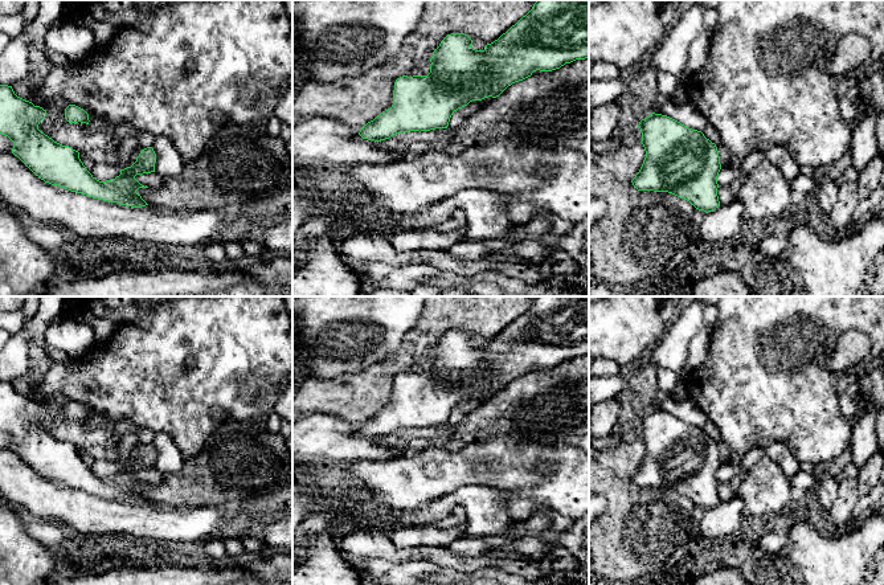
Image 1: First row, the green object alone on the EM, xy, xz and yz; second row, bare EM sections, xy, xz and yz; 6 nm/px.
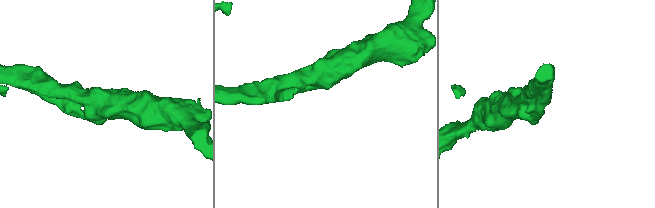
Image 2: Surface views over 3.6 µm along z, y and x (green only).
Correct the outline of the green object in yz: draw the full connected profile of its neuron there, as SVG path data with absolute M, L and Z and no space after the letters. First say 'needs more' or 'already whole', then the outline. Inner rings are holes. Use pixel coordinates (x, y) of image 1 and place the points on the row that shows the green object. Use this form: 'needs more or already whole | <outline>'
already whole | M651 112L638 124L646 158L631 180L638 191L668 192L705 213L720 206L717 176L721 169L715 143L701 131Z

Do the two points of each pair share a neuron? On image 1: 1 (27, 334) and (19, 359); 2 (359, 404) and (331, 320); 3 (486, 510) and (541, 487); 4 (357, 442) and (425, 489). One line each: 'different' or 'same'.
1: same
2: different
3: different
4: different

